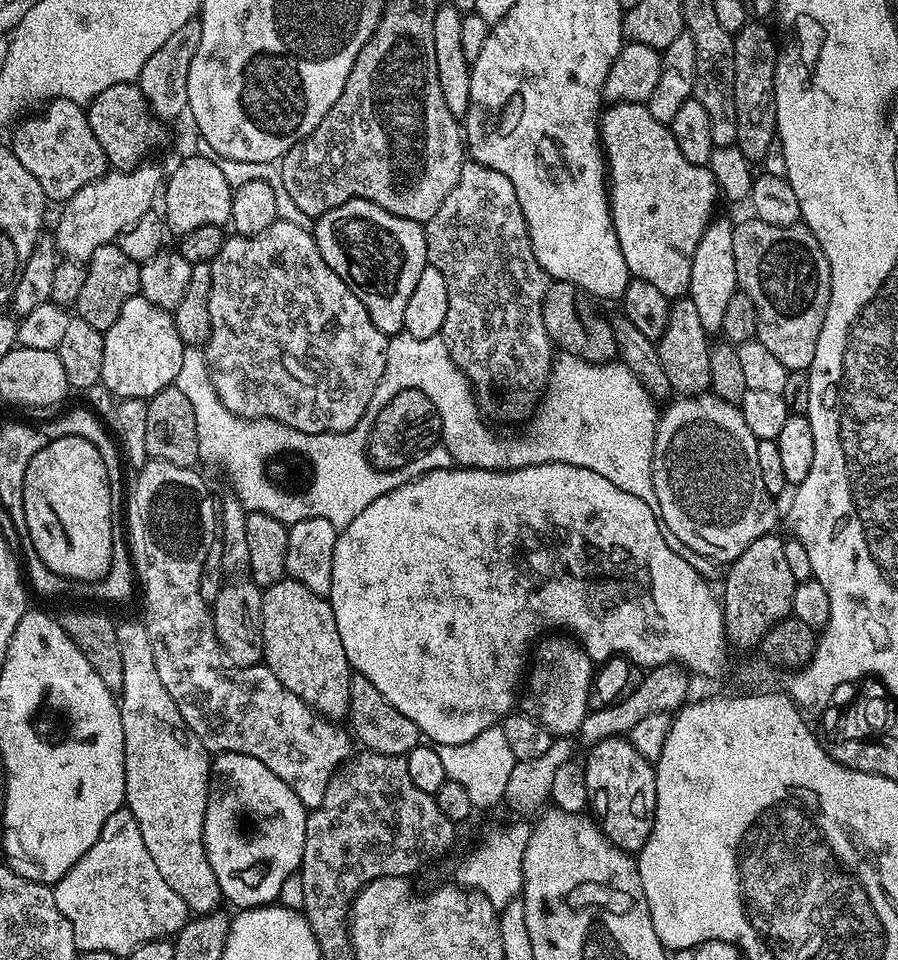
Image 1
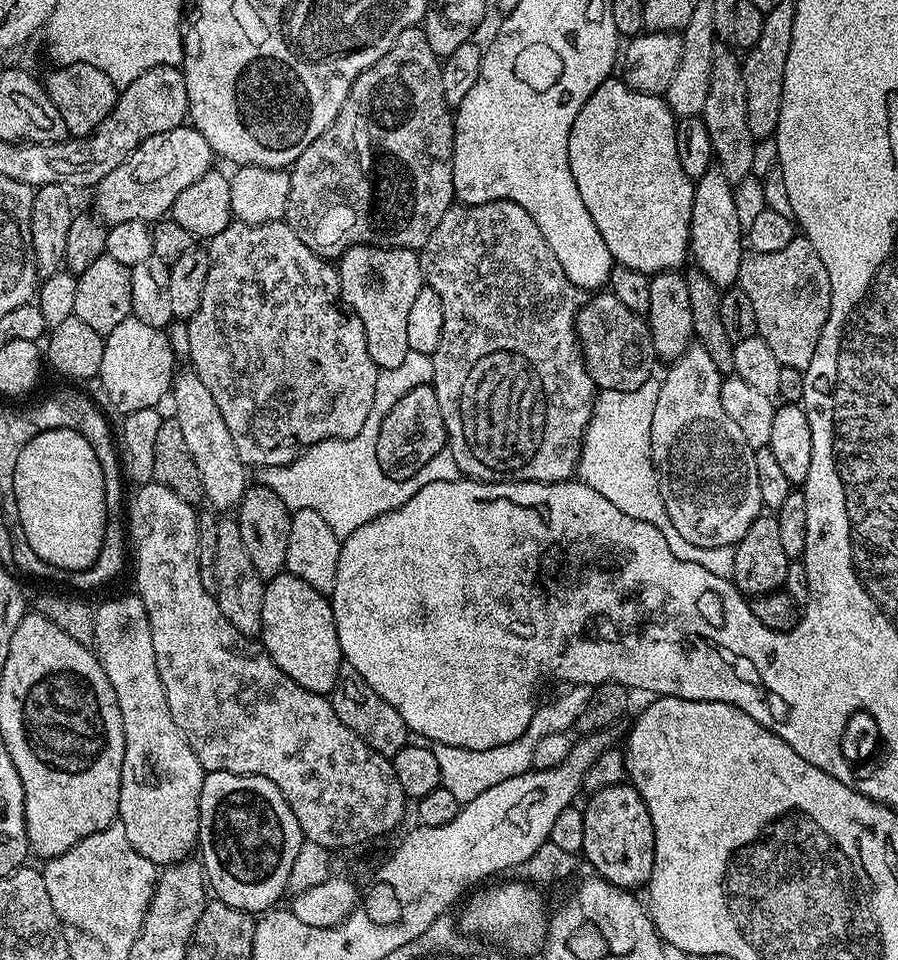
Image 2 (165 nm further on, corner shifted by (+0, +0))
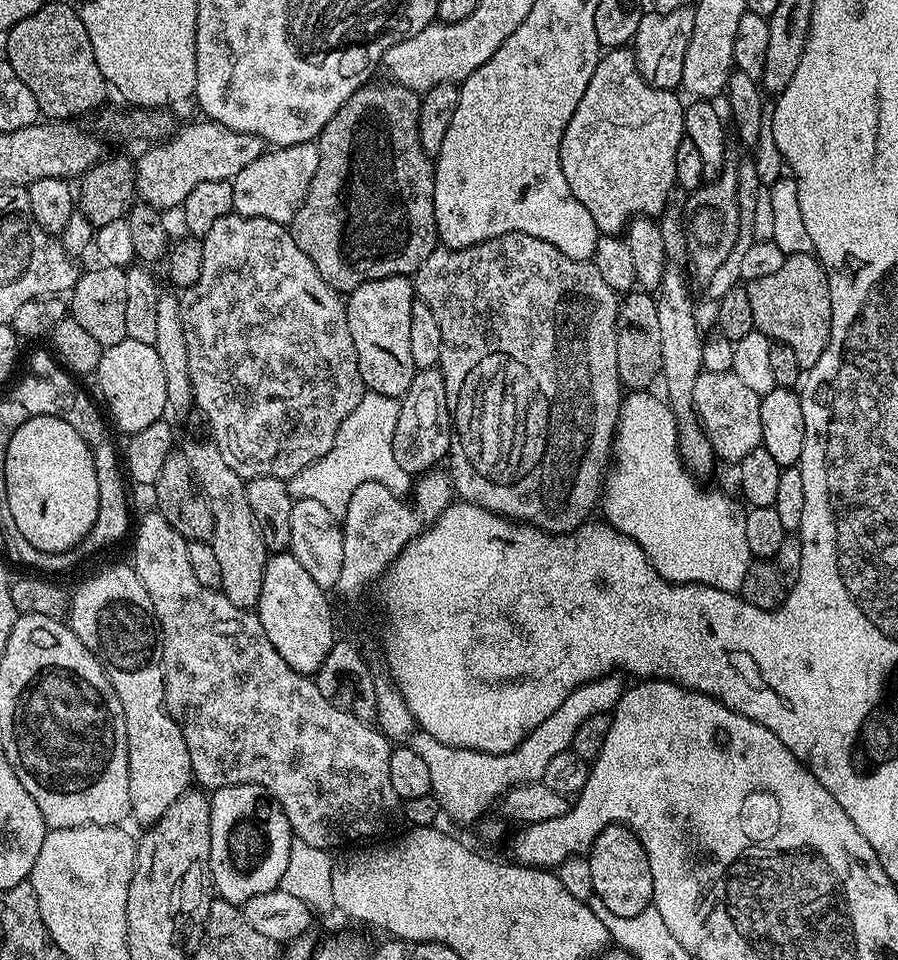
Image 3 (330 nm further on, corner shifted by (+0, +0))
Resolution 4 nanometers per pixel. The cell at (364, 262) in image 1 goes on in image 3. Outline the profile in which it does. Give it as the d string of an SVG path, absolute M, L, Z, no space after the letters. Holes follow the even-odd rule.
M391 276L362 282L346 296L346 311L350 338L354 338L354 354L358 358L358 370L362 374L365 389L383 396L403 397L418 369L410 355L410 310L412 303L418 299L413 281L407 276Z

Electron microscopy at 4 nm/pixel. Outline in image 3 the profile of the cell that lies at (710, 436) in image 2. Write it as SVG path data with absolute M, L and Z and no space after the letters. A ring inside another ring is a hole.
M669 266L662 274L662 282L656 289L656 305L658 306L658 326L662 329L662 385L668 393L666 399L676 415L676 433L680 447L680 459L685 468L697 477L703 478L712 468L714 453L708 436L696 419L696 409L692 406L694 398L694 382L698 382L703 369L702 348L704 341L700 328L696 325L696 316L692 313L692 296L688 286L680 274L679 267Z

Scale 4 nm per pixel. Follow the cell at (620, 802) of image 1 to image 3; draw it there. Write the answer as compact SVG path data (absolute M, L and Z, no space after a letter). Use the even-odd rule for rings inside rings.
M611 824L603 828L592 839L592 847L587 851L586 859L590 866L592 891L598 898L602 898L602 906L606 906L612 916L634 918L634 914L642 914L642 910L653 907L654 878L650 874L650 858L646 858L646 850L631 828L625 824Z

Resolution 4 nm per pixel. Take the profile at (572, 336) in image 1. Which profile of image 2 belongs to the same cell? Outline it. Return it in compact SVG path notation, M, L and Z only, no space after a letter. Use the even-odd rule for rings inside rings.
M610 290L589 295L576 315L576 342L584 365L600 390L638 390L642 382L653 379L652 367L658 364L647 319L641 313L622 306Z

